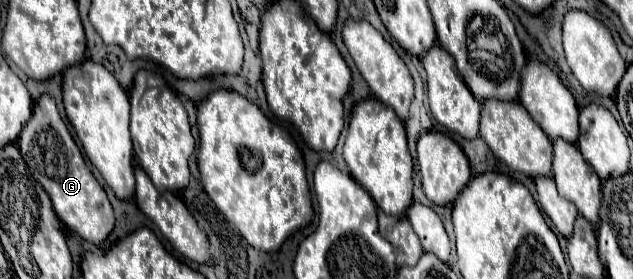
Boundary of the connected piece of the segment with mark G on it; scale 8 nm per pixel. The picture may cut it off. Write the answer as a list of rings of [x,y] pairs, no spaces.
[[[41,95],[33,107],[31,119],[25,123],[19,137],[19,151],[25,159],[33,177],[45,187],[49,193],[57,217],[73,231],[77,231],[83,239],[91,243],[101,243],[113,231],[113,209],[105,189],[93,177],[91,169],[83,161],[79,147],[75,145],[67,125],[63,123],[55,101],[49,95]]]

